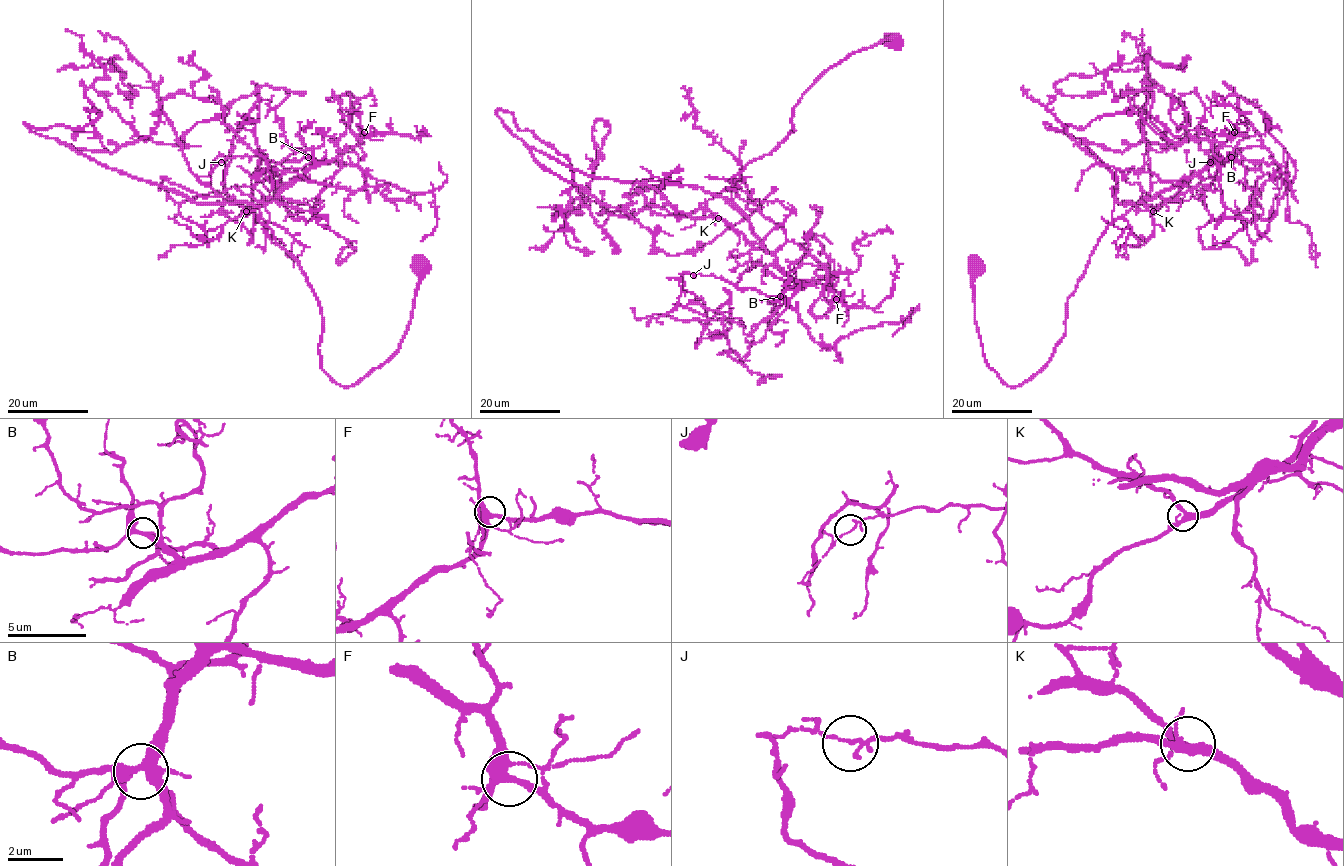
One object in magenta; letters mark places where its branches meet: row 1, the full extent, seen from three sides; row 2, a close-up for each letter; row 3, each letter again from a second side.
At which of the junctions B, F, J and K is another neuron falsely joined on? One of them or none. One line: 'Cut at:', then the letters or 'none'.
Cut at: J

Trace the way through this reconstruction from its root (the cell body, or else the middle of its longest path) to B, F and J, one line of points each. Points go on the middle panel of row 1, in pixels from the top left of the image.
B: (894, 41), (855, 51), (829, 68), (792, 109), (794, 130), (732, 178), (734, 202), (788, 278), (780, 296)
F: (894, 41), (829, 68), (792, 109), (794, 130), (732, 178), (734, 202), (777, 264), (836, 299)
J: (894, 41), (829, 68), (792, 109), (794, 130), (732, 178), (784, 290), (692, 275)

